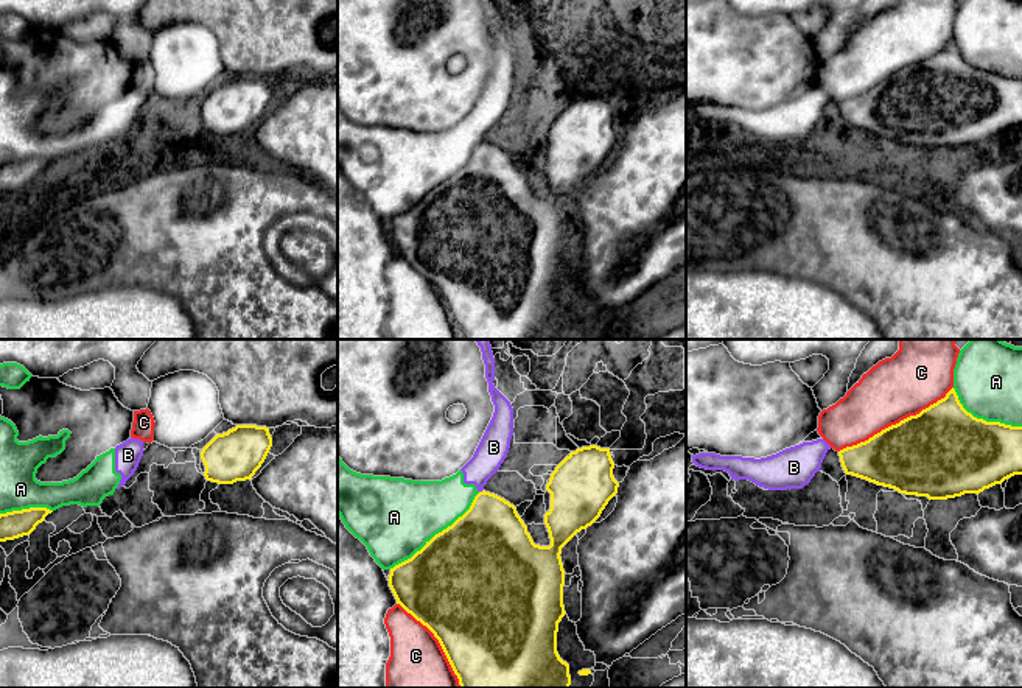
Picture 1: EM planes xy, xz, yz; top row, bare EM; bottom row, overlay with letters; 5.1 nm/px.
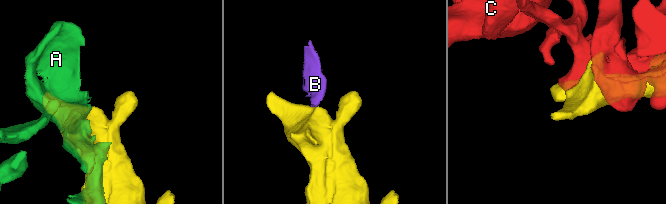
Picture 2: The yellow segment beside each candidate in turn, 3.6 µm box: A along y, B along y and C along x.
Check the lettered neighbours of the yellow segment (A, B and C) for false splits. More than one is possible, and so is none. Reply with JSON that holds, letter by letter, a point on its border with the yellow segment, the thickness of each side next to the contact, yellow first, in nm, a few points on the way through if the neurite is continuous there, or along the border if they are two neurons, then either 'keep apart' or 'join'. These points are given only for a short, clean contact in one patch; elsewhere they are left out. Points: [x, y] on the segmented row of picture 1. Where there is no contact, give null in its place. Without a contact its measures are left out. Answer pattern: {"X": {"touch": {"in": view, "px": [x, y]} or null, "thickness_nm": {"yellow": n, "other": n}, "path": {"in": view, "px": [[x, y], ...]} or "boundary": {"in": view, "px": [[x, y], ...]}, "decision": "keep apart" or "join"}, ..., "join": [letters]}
{"A": {"touch": {"in": "xz", "px": [436, 534]}, "thickness_nm": {"yellow": 500, "other": 420}, "decision": "keep apart"}, "B": {"touch": {"in": "xz", "px": [482, 491]}, "thickness_nm": {"yellow": 380, "other": 160}, "boundary": {"in": "xz", "px": [[482, 489], [479, 492]]}, "decision": "keep apart"}, "C": {"touch": {"in": "yz", "px": [896, 424]}, "thickness_nm": {"yellow": 440, "other": 320}, "decision": "keep apart"}, "join": []}

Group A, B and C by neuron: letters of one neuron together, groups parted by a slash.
A B / C

